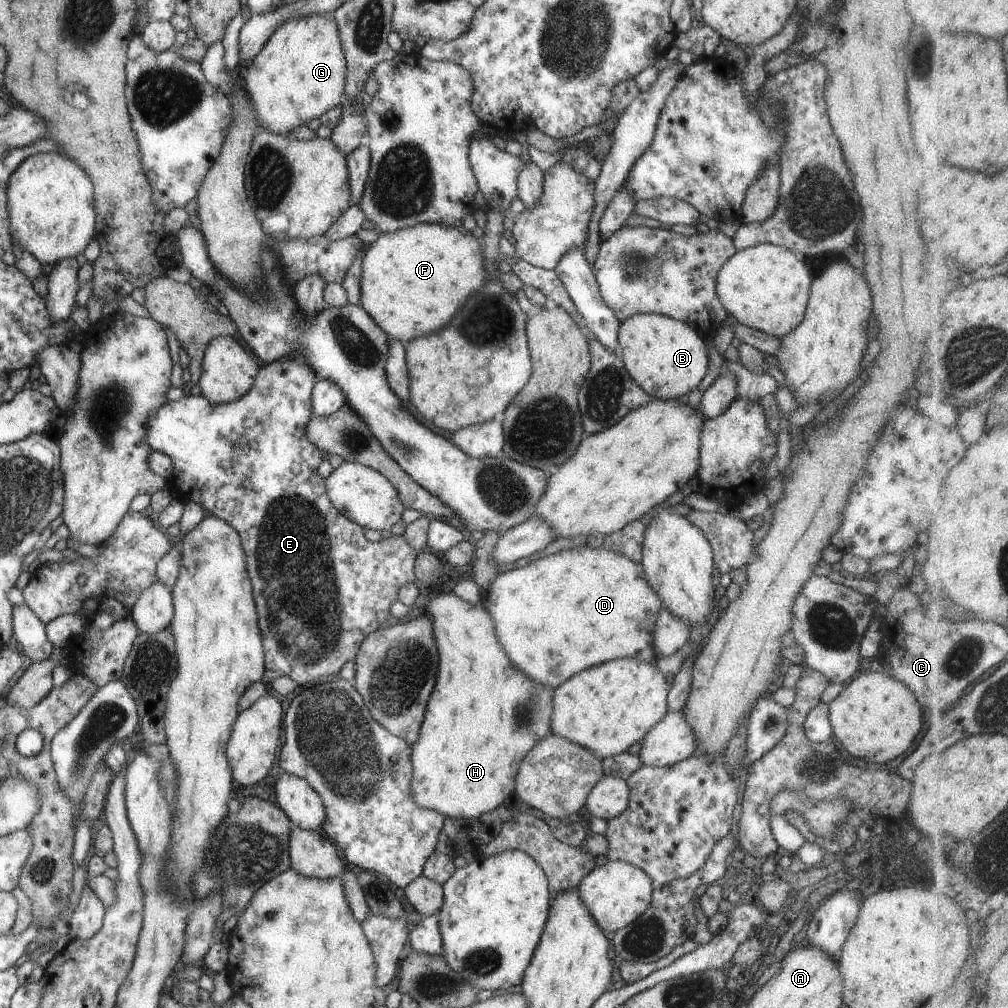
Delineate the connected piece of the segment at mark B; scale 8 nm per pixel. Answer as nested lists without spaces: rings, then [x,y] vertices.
[[[637,313],[620,321],[618,354],[628,375],[653,399],[681,399],[706,376],[705,338],[687,324],[668,316]]]

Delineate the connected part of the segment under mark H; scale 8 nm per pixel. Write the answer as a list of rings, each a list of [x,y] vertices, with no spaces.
[[[448,591],[437,593],[434,597],[431,597],[426,605],[425,612],[432,619],[432,633],[436,642],[436,649],[438,650],[438,671],[429,700],[427,700],[427,706],[425,706],[425,714],[418,730],[418,737],[411,745],[410,763],[412,766],[412,777],[410,791],[412,799],[417,806],[436,810],[444,817],[475,818],[499,806],[509,794],[514,792],[514,778],[521,759],[538,740],[541,740],[547,733],[549,734],[554,689],[531,680],[531,677],[525,676],[523,672],[519,672],[519,668],[515,668],[515,665],[507,658],[507,653],[499,644],[494,633],[493,621],[483,605],[468,603],[466,600],[460,599],[451,591]]]

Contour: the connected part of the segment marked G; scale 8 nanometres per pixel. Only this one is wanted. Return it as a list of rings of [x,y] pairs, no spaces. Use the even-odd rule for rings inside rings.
[[[311,13],[280,24],[261,50],[241,67],[241,75],[245,81],[244,93],[255,107],[260,129],[283,135],[340,104],[345,69],[335,20],[328,14]]]

